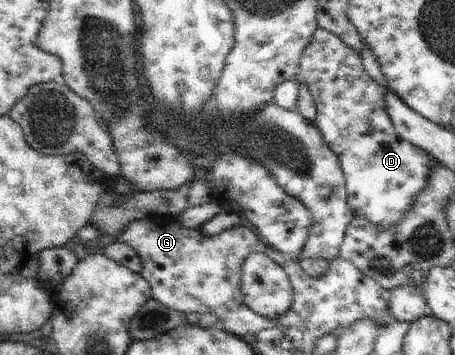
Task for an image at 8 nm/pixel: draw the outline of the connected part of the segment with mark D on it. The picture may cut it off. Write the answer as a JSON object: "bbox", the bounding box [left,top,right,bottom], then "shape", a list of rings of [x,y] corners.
{"bbox":[294,26,432,230],"shape":[[[320,26],[300,57],[298,72],[296,72],[294,80],[306,84],[314,98],[316,118],[313,122],[322,132],[324,142],[330,146],[330,150],[340,160],[344,180],[346,180],[344,184],[346,184],[348,208],[354,212],[355,217],[366,218],[380,230],[400,224],[402,218],[405,218],[406,214],[410,212],[418,194],[428,186],[432,159],[426,150],[422,150],[418,146],[414,146],[412,142],[398,136],[386,110],[384,96],[388,92],[388,88],[380,86],[376,80],[372,80],[368,76],[363,65],[363,58],[358,56],[356,50],[350,50],[339,36]]]}

